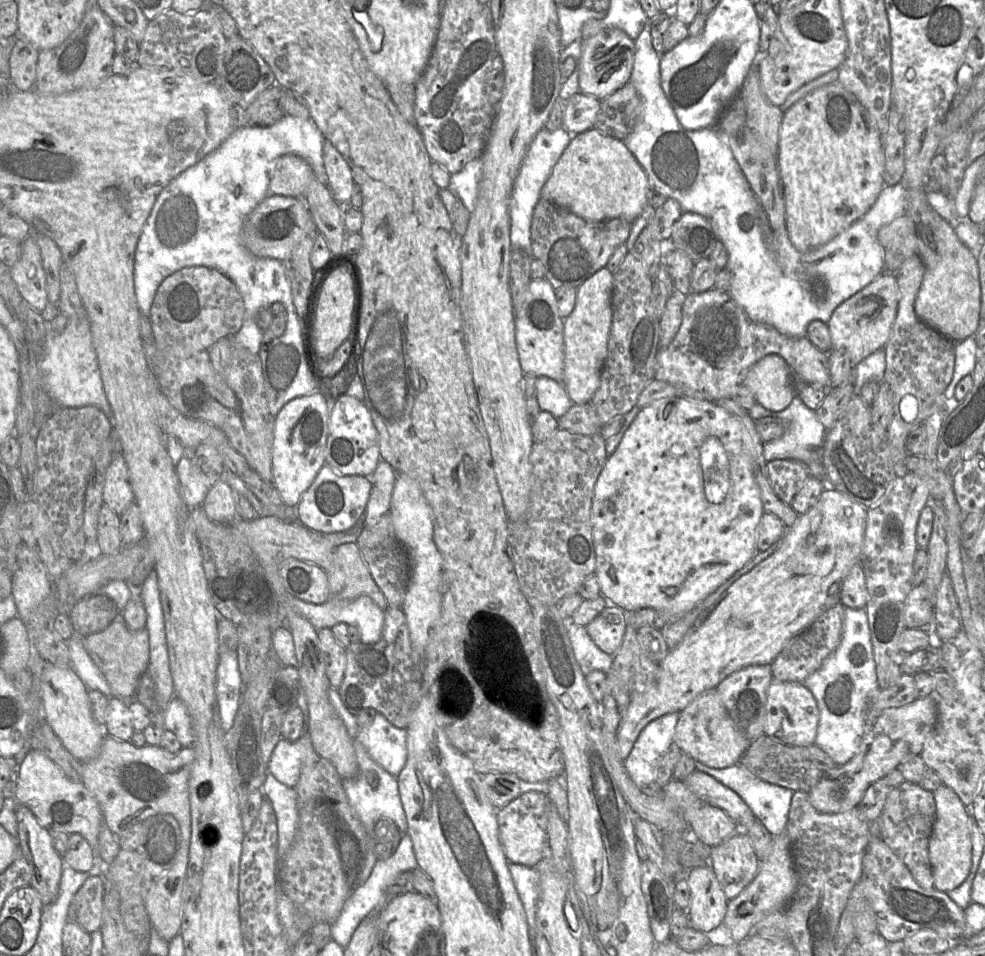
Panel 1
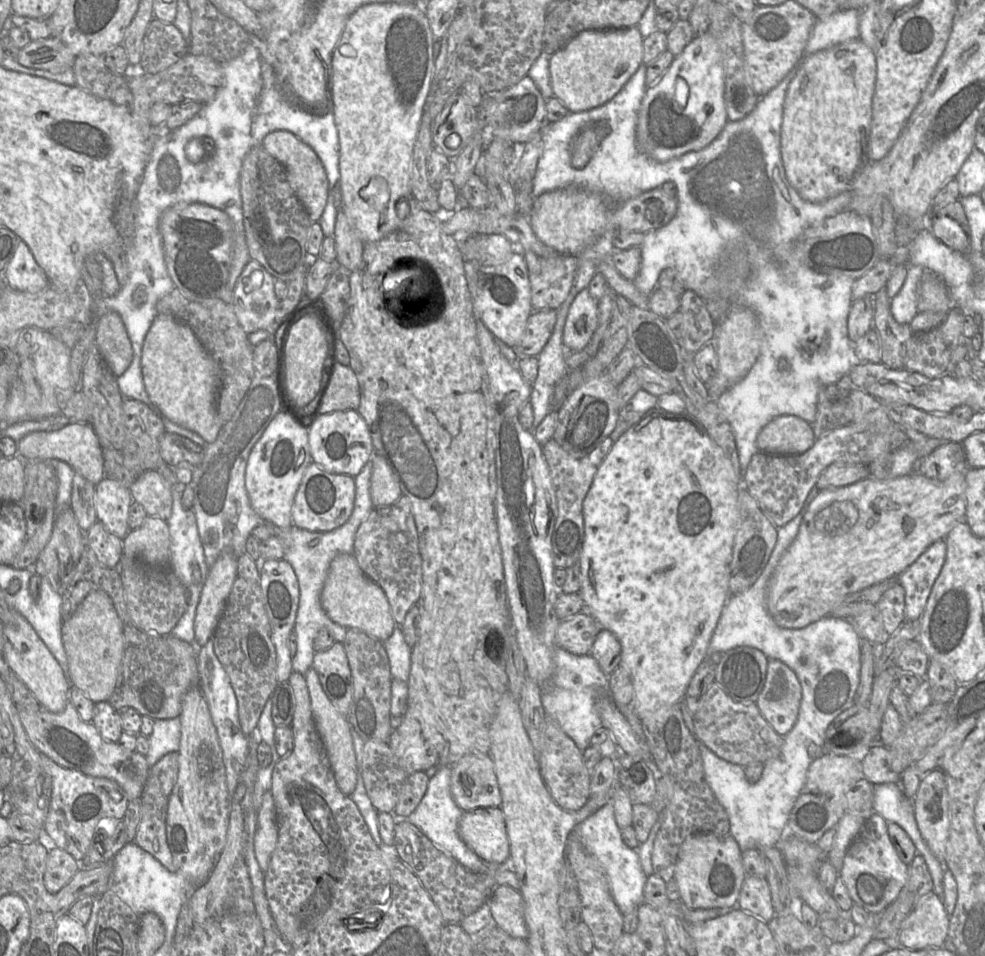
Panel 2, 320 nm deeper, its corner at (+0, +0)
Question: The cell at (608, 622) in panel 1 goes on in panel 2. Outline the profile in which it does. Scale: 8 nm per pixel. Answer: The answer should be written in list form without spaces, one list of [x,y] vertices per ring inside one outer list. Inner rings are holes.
[[[587,610],[559,622],[556,647],[575,655],[589,655],[602,626]]]

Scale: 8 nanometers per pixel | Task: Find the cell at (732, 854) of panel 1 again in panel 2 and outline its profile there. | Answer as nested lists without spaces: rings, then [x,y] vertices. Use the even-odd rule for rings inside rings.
[[[746,875],[738,898],[738,905],[747,915],[756,915],[768,923],[775,916],[770,888],[766,878]]]

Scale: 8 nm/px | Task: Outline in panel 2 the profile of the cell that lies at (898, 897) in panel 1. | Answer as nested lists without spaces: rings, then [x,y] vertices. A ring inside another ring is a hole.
[[[872,811],[847,849],[839,872],[851,899],[871,914],[881,913],[897,898],[908,875],[909,866],[898,857],[888,835],[887,822]]]

